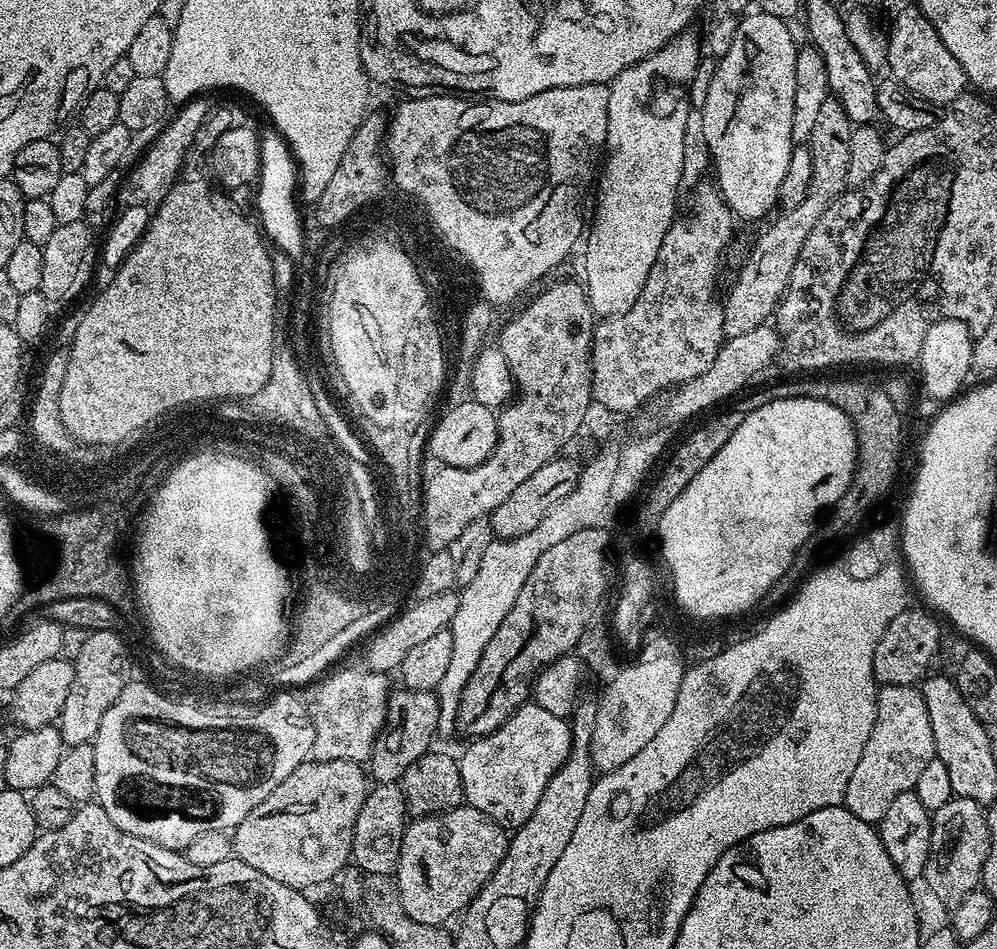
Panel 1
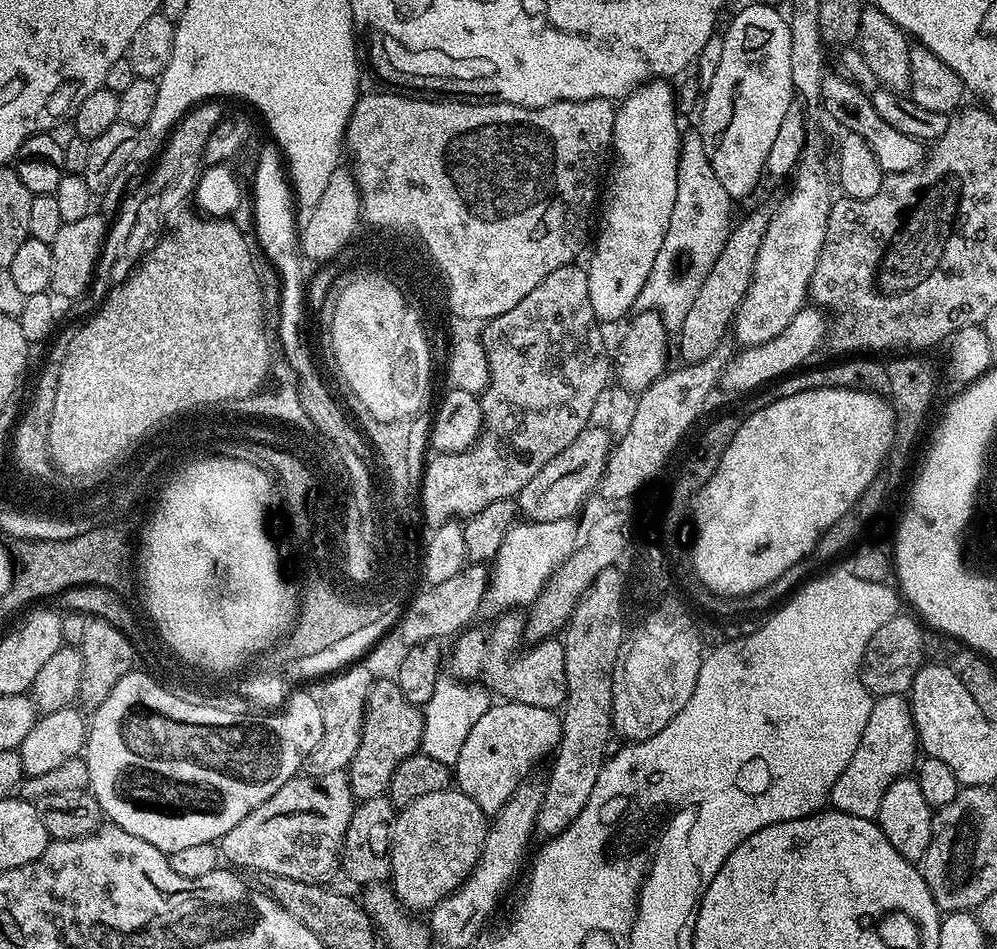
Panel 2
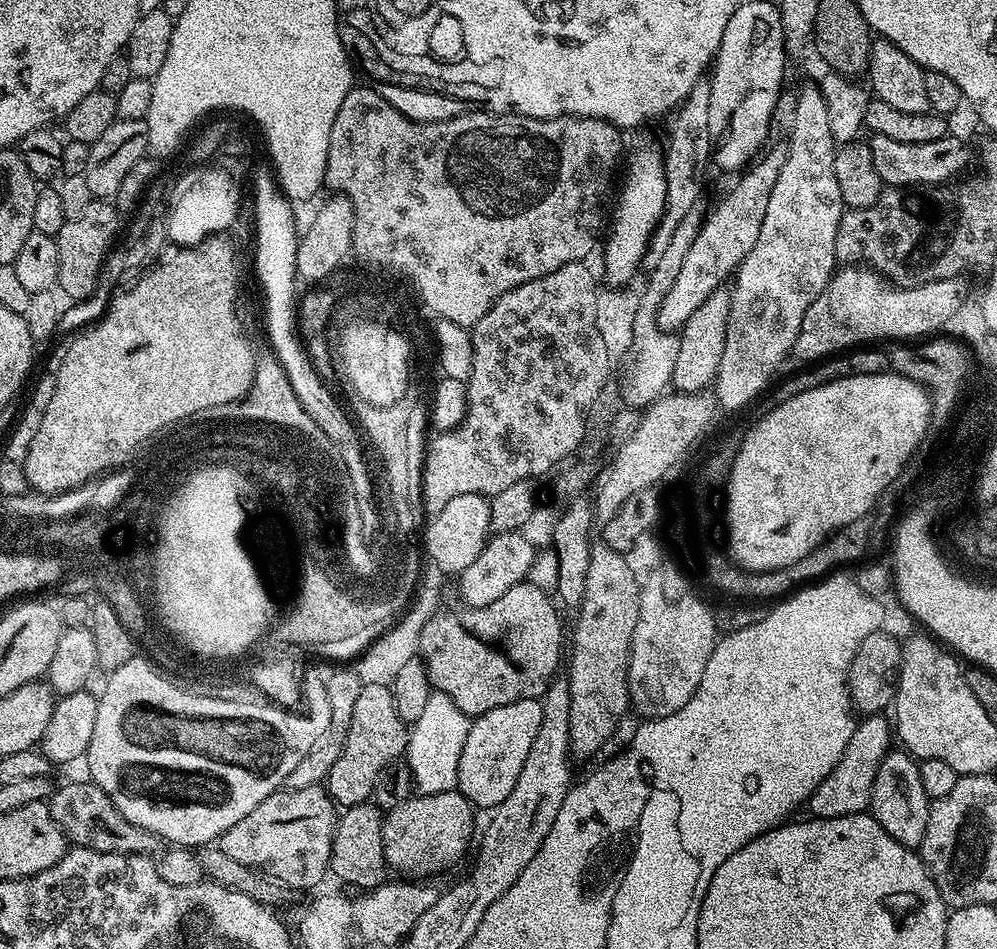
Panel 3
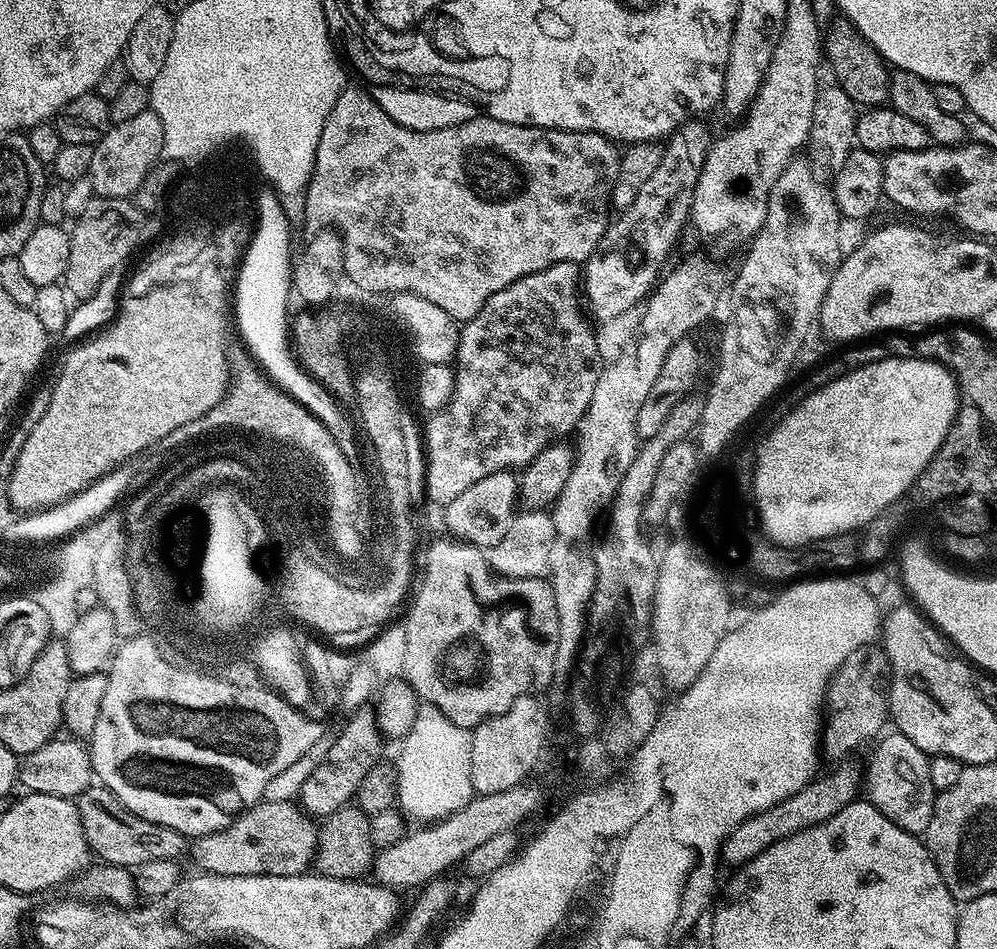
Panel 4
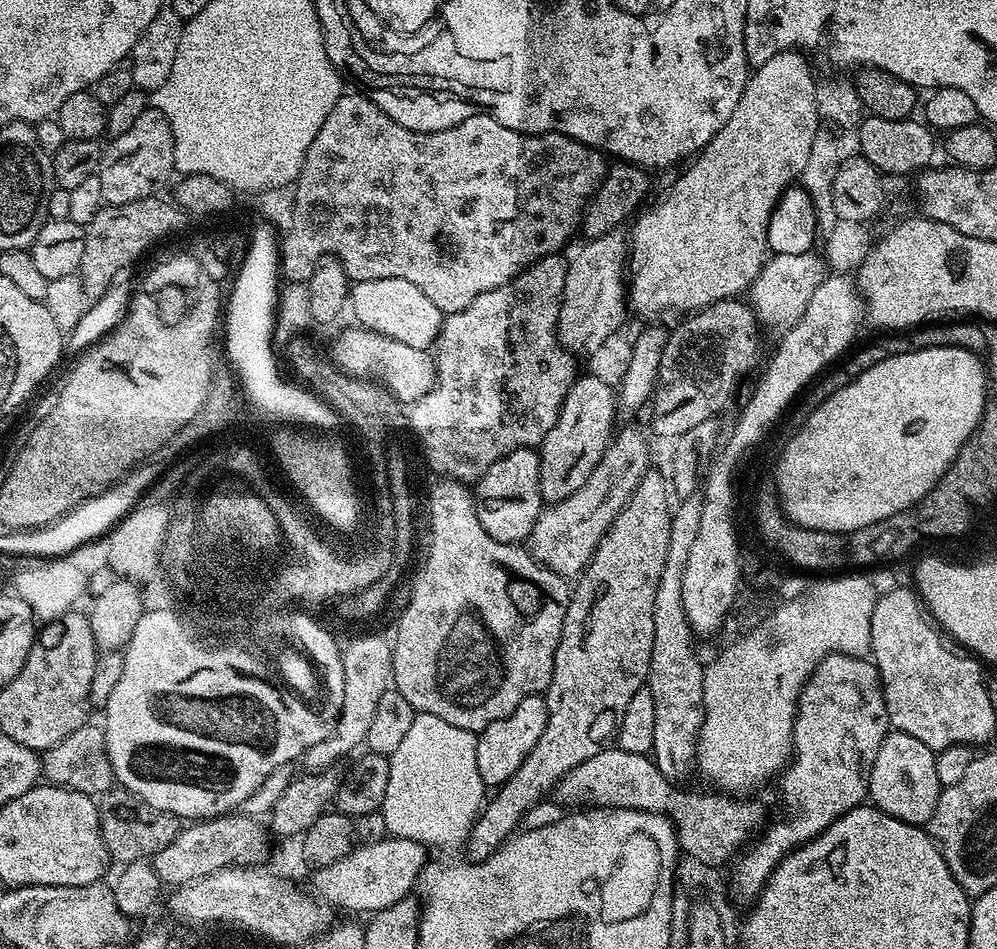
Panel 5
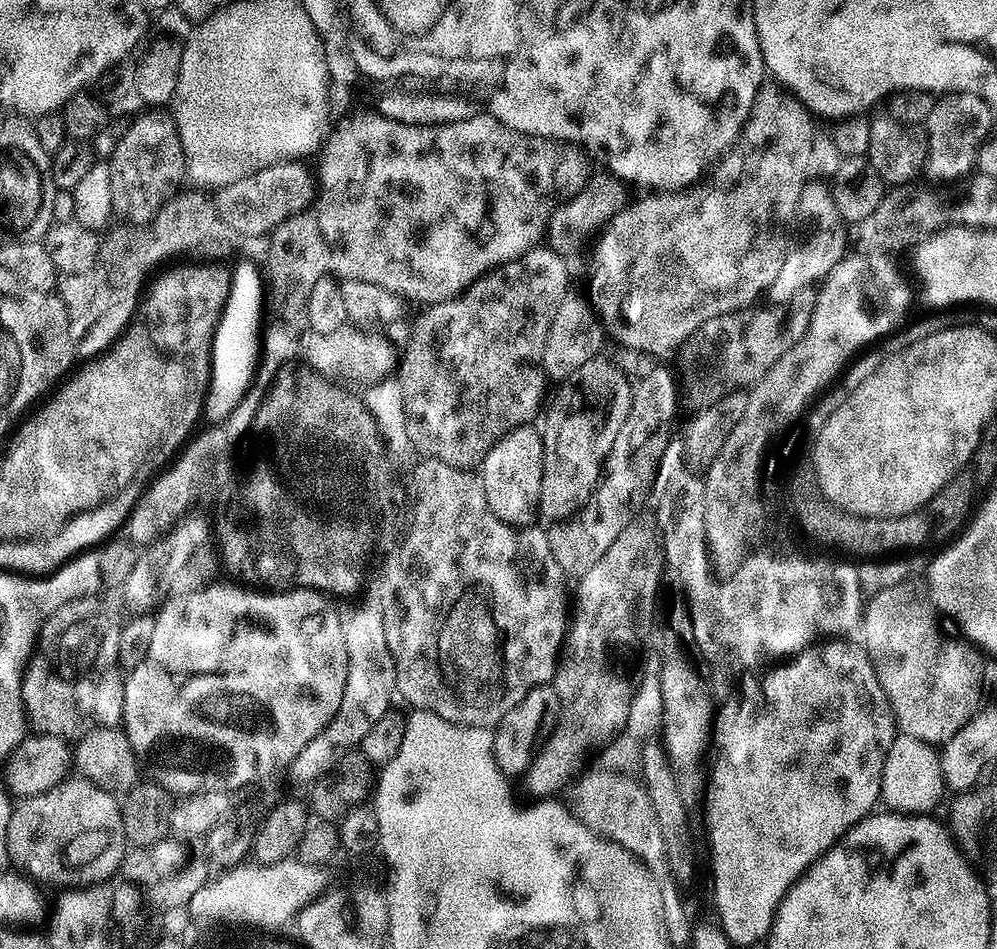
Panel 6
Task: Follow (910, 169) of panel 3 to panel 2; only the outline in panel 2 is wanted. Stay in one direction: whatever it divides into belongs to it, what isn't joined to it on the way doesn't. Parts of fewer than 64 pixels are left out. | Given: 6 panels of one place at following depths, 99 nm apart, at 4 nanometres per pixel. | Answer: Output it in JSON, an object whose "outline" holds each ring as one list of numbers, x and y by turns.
{"outline":[[832,74,825,75,822,82,821,107,827,114,847,132,858,134,866,140,874,152,878,164,886,174,893,172,905,172,908,169,916,168,926,155,925,145,910,138,909,135,901,134,887,125,874,110,872,99,856,82,850,78,840,80]]}

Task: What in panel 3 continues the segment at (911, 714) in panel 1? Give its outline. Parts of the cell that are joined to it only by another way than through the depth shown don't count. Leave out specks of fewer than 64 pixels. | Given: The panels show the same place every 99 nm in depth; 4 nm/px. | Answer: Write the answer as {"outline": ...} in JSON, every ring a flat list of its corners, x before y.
{"outline":[[868,714,857,723,854,734,850,734,850,742,840,755,834,770,825,772,824,781,816,787,808,800,806,808,807,811,812,811,809,813,813,817,825,820,869,811,876,771,894,744,894,728,889,717,888,720,886,717,884,714]]}

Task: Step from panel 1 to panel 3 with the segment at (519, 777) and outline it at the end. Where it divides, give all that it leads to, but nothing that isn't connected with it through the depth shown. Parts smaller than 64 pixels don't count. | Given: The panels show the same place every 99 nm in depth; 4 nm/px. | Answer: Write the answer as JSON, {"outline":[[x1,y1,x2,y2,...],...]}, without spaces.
{"outline":[[539,699,515,700,506,706,486,710,486,714,475,717,467,725,462,754,456,758,456,788,477,809,495,810,506,794,514,790,514,782,518,782,518,774,522,774,526,754,530,754,530,745,538,735,538,726,542,726,543,709]]}

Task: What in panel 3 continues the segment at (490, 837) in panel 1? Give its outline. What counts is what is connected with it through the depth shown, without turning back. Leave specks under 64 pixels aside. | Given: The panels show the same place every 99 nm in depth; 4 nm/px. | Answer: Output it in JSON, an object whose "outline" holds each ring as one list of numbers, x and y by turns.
{"outline":[[459,790,438,794,412,794,401,799,393,808,387,809,381,826,382,846,387,867,404,878,431,878,447,873,451,864,464,856,472,840,473,804]]}

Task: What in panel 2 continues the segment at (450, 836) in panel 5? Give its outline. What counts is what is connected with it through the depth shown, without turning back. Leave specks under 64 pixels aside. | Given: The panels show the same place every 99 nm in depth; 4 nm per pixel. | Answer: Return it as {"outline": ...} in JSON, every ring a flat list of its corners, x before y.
{"outline":[[452,674,441,675,439,684,434,686,434,695,431,702,423,705,424,729,422,730,419,751,426,753,430,758,449,766,455,765,456,753,466,742,466,734,470,734,470,726,486,714,490,707,489,689,476,682,465,682]]}

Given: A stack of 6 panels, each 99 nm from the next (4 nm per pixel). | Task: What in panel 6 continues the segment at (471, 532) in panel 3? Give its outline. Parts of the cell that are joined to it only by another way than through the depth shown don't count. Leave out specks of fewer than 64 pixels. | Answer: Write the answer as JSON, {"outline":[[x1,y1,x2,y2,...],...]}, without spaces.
{"outline":[[524,424,510,431,492,447,482,465,488,508,503,524,528,526,537,515,542,490,544,437,539,427]]}

